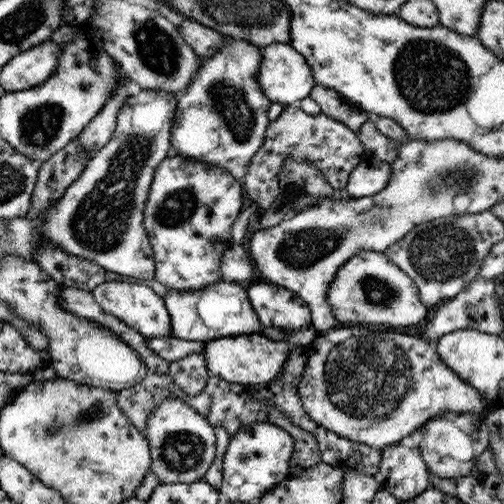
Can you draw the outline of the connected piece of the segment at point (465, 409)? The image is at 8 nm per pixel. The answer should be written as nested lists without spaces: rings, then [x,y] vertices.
[[[343,325],[337,328],[333,327],[317,334],[309,344],[307,357],[307,362],[300,374],[301,378],[299,378],[299,382],[295,384],[297,396],[299,396],[305,416],[307,416],[311,422],[315,422],[315,425],[321,426],[321,428],[325,428],[325,430],[332,431],[347,440],[369,446],[369,448],[383,449],[386,446],[397,443],[401,438],[405,438],[405,436],[414,430],[419,430],[419,427],[425,425],[425,422],[429,421],[429,419],[437,417],[437,415],[441,413],[441,410],[445,410],[445,413],[471,413],[471,415],[475,415],[475,418],[482,417],[488,411],[487,404],[481,399],[481,396],[477,396],[477,392],[475,392],[469,384],[463,382],[463,380],[459,380],[459,378],[455,376],[455,373],[451,372],[451,370],[439,360],[439,355],[431,350],[431,344],[425,344],[423,340],[417,340],[417,338],[413,338],[413,336],[393,334],[393,332],[371,332],[371,330],[354,328],[352,325]]]

